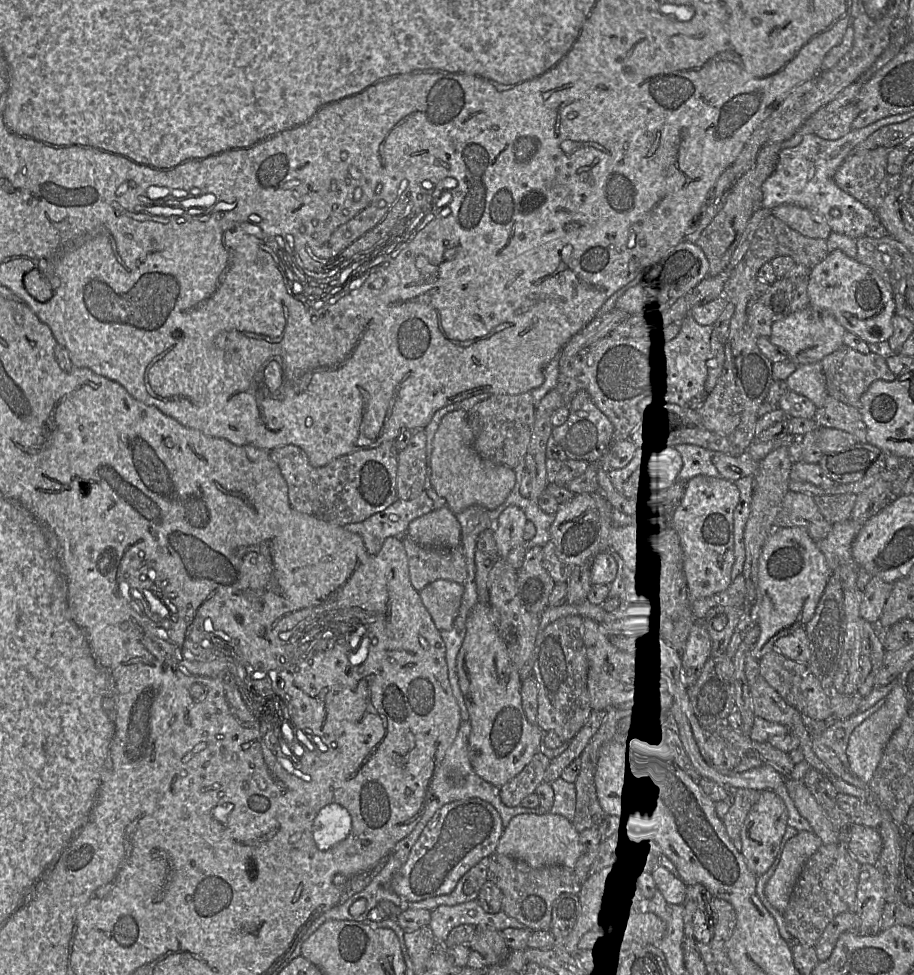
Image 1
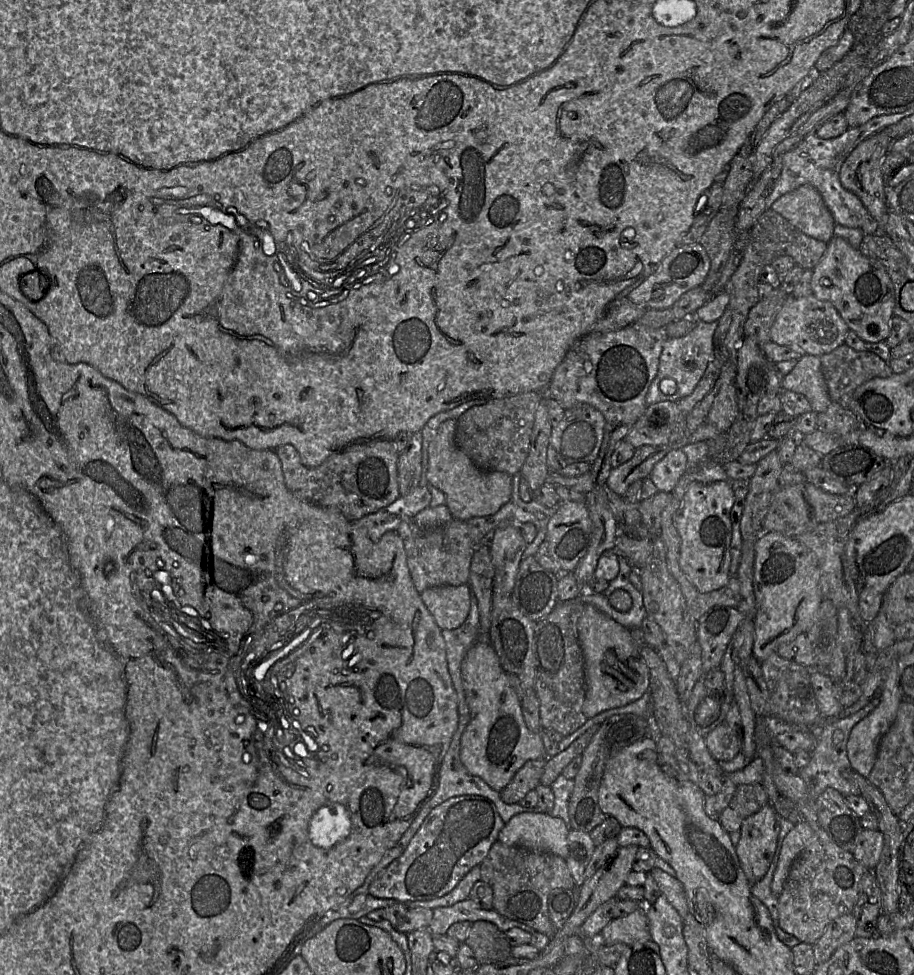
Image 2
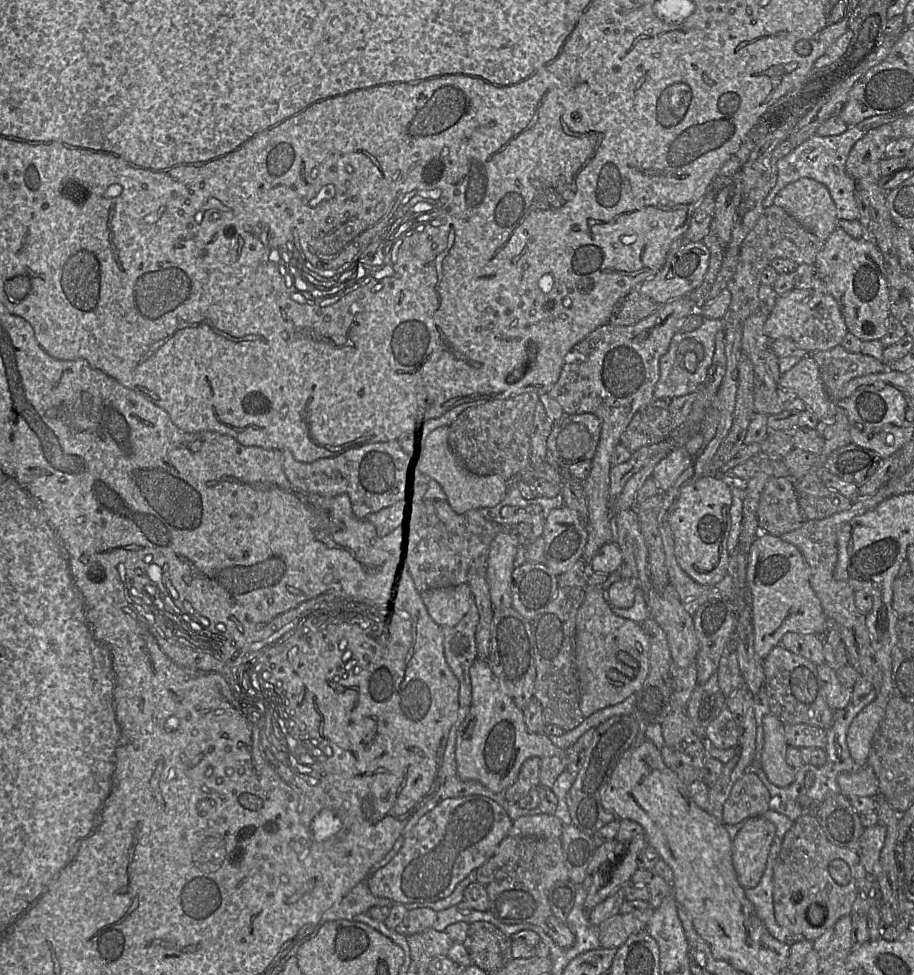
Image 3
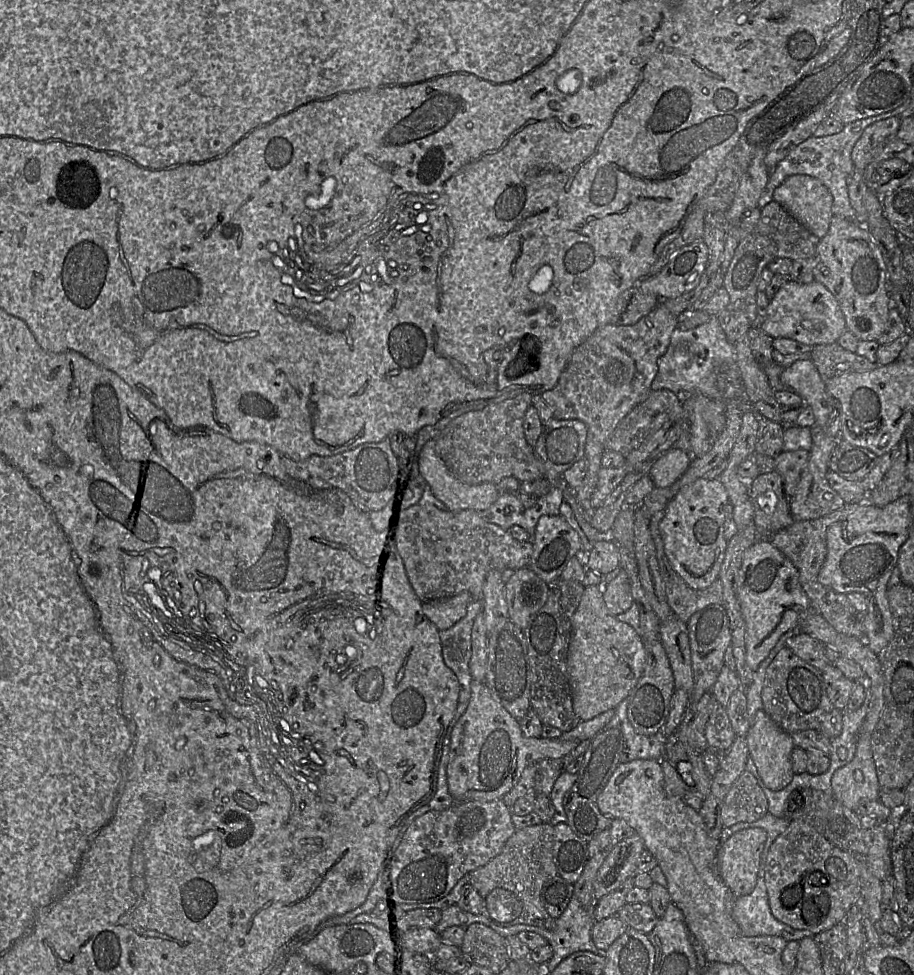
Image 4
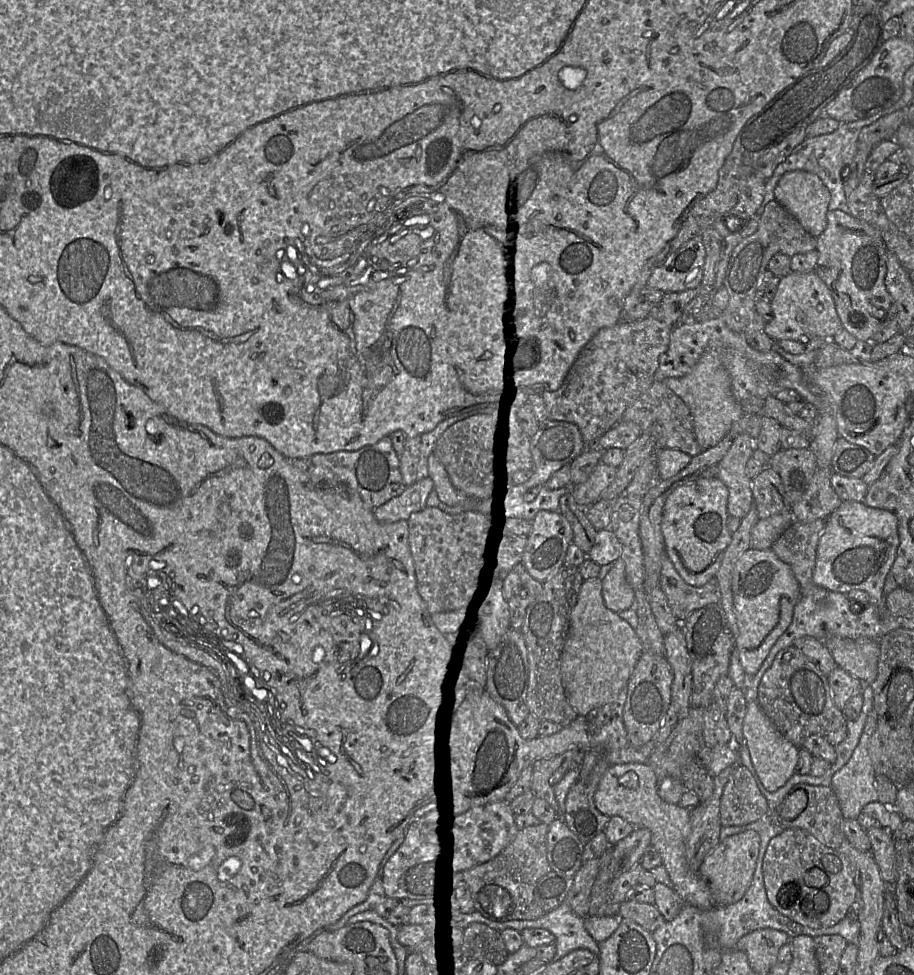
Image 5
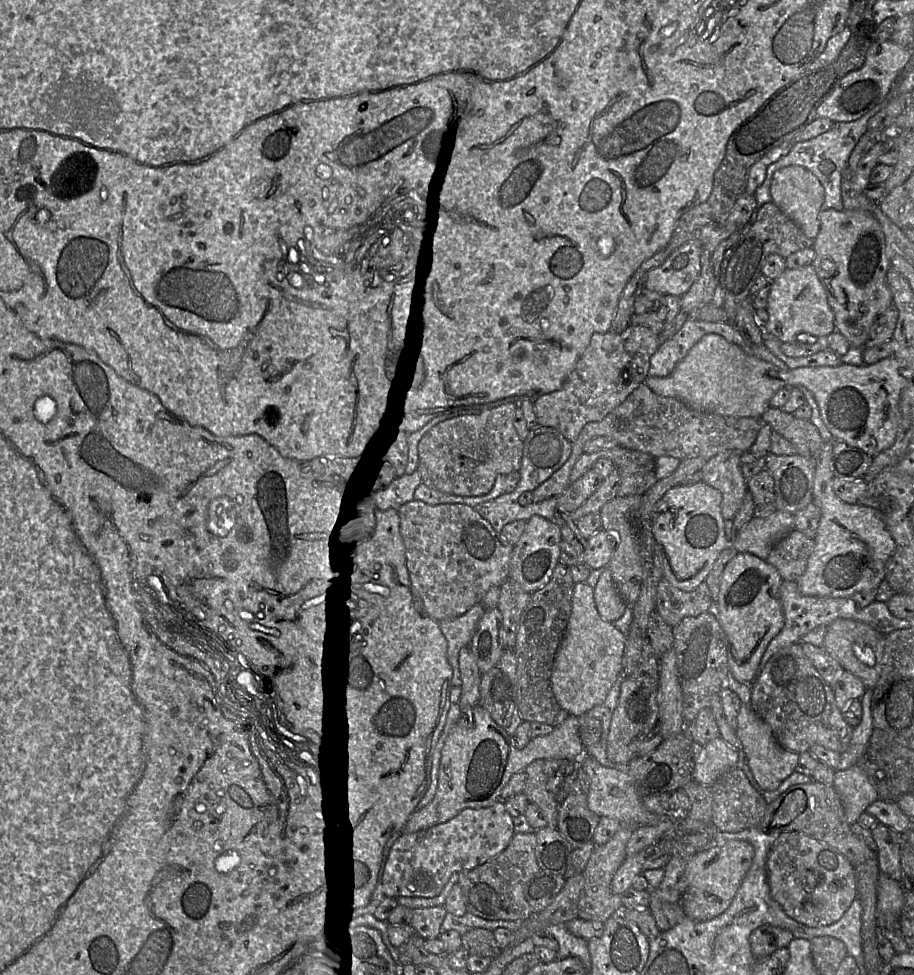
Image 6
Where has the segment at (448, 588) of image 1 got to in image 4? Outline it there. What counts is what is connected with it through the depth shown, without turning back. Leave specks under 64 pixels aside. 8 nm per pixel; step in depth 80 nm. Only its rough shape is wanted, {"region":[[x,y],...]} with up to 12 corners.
{"region":[[463,591],[424,601],[423,612],[440,631],[466,615],[472,600]]}

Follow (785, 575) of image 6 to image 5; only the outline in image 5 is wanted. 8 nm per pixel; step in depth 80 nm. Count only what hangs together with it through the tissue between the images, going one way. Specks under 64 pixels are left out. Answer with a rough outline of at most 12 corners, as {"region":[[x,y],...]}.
{"region":[[826,519],[792,524],[771,549],[800,587],[812,581]]}

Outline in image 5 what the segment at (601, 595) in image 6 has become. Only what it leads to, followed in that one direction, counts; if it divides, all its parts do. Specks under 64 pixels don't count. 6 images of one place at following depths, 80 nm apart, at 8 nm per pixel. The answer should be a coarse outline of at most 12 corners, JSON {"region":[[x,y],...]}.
{"region":[[618,558],[602,580],[605,606],[619,614],[635,601]]}

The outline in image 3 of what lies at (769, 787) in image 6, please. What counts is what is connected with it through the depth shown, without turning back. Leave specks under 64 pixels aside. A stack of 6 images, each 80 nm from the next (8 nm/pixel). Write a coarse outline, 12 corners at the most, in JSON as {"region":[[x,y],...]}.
{"region":[[768,714],[762,721],[760,765],[779,788],[796,772],[786,762],[784,724]]}

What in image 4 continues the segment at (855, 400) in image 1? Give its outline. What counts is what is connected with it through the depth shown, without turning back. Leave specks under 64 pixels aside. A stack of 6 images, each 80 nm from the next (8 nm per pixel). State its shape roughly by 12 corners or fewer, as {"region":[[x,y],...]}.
{"region":[[837,342],[810,355],[824,383],[877,366]]}

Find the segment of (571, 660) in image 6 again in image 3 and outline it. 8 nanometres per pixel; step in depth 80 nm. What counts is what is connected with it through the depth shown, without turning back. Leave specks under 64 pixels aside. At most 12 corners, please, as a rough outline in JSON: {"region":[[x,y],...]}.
{"region":[[584,588],[575,667],[584,718],[649,674],[649,641]]}

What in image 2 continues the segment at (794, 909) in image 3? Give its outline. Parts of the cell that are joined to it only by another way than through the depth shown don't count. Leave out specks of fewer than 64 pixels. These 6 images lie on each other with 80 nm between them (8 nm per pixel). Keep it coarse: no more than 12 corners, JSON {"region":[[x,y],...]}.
{"region":[[819,827],[777,898],[779,926],[815,944],[852,914],[867,871]]}

